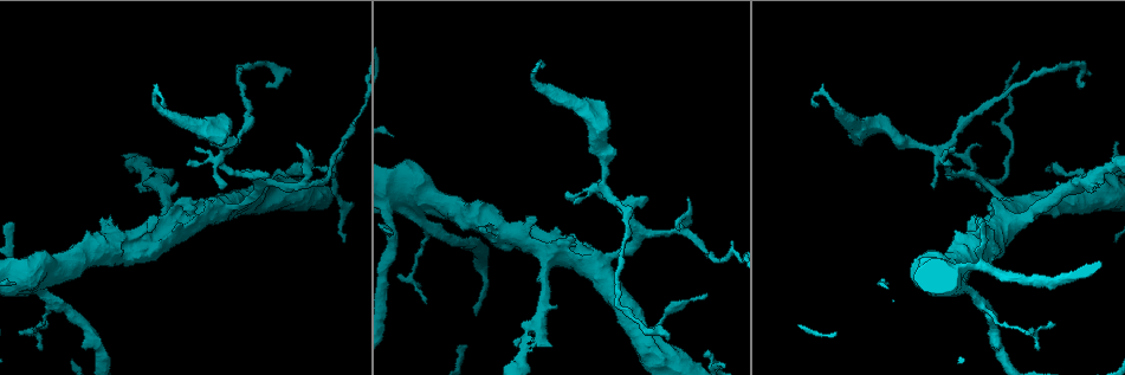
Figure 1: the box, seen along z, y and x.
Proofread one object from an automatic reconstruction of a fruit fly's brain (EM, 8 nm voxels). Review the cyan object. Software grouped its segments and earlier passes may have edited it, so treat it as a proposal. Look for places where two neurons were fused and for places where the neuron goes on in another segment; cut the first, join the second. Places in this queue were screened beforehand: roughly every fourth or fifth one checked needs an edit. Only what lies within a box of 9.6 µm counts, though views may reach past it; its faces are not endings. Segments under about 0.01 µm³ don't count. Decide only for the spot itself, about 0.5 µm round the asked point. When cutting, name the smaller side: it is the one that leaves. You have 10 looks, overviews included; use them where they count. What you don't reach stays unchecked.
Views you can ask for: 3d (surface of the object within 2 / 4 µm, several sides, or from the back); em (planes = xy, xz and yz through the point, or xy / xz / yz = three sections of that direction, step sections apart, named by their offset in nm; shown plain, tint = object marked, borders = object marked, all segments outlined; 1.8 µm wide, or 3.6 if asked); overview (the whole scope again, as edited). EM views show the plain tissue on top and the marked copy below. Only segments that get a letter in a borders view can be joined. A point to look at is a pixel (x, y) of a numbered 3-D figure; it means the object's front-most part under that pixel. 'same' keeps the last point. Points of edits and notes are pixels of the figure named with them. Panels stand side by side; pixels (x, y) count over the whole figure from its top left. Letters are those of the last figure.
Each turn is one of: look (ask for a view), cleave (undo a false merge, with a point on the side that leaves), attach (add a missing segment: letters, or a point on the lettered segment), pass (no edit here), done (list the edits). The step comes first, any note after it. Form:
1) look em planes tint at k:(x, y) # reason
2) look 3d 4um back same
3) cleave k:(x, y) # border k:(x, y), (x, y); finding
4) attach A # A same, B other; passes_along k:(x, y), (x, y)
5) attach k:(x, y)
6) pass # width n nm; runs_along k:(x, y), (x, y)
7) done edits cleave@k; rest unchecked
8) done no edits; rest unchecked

look 3d 2um at 1:(302, 185)

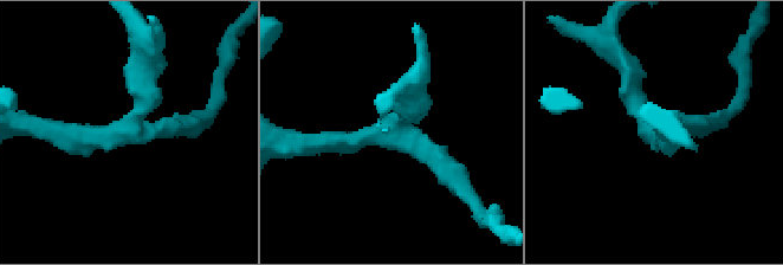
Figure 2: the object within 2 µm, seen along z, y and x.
look em yz step 16 borders at 2:(652, 134) # arms 3; arm_widths 170, 200, 200 nm; shape alone is not enough

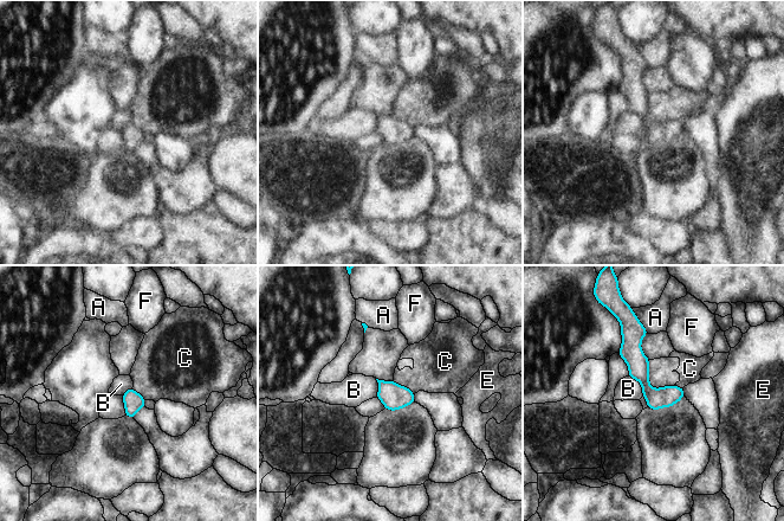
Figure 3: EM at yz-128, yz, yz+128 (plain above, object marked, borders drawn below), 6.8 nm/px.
look em planes borders same # another direction

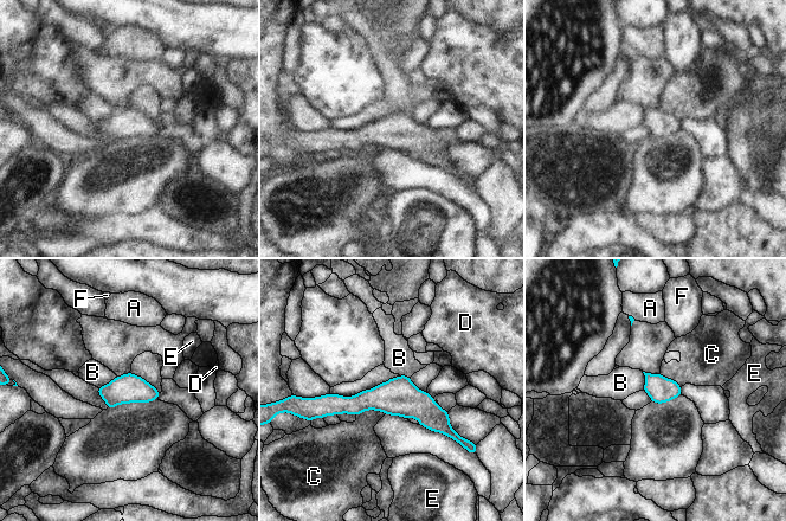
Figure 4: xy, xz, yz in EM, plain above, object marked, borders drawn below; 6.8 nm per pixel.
pass # A other, B other, C other, D other, E other, F other; one neuron here

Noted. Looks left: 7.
look 3d 2um at 1:(1046, 170)

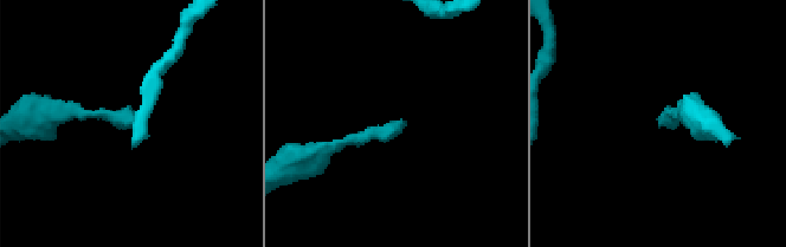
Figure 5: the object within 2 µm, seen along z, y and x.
look em planes borders at 5:(658, 126)

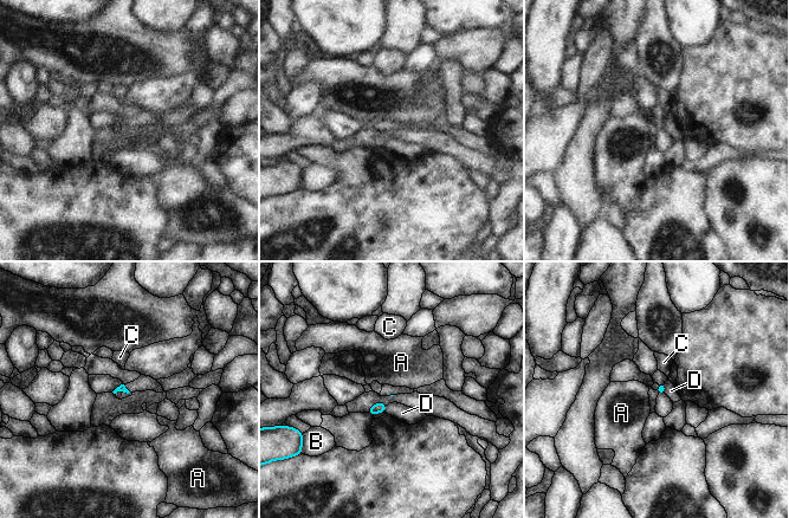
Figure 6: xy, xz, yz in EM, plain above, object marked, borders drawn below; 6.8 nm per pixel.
pass # A other, B other, C other, D other; border 6:(664, 383), (665, 393); no lettered segment goes on from it

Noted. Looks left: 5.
look em planes tint at 1:(165, 106) # free end

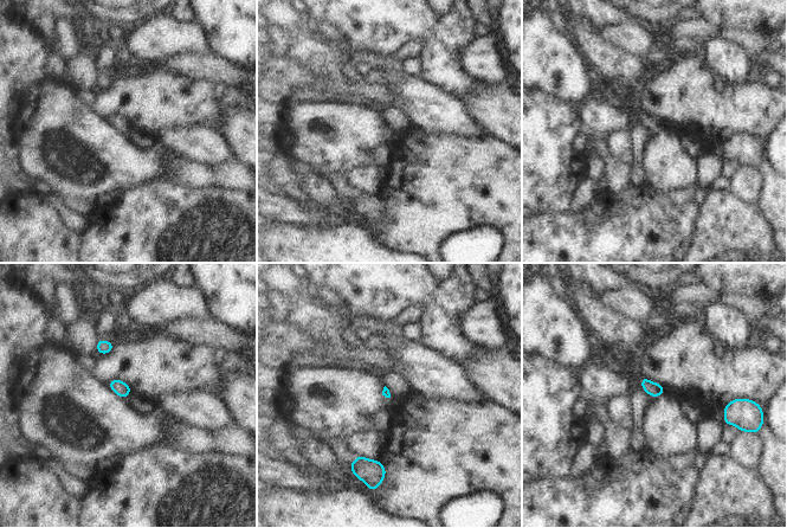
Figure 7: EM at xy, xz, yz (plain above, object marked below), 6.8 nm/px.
look em planes borders same # see the neighbours

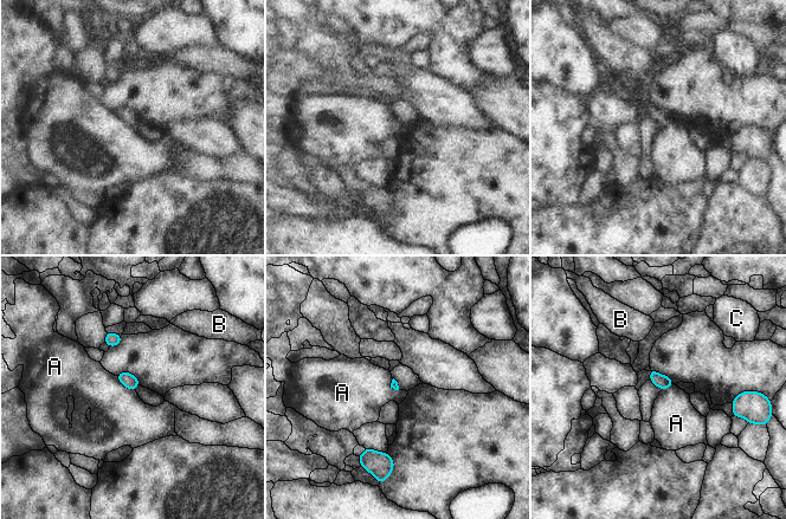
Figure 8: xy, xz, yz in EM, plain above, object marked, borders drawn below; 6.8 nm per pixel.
pass # A other, B other, C other; border 8:(392, 378), (391, 387), (399, 393); no lettered segment goes on from it

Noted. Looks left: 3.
look 3d 4um at 1:(980, 265) # sudden change in width

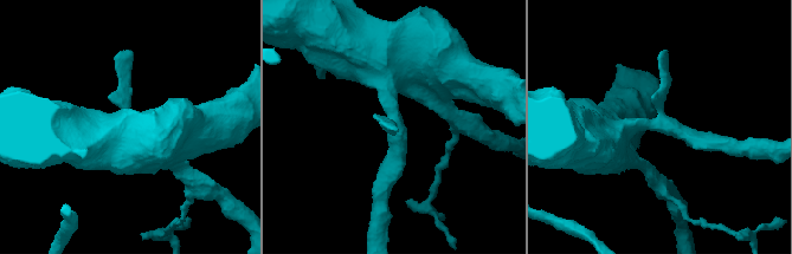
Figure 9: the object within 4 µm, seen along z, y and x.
look em 3.6um xy step 8 borders at 9:(396, 124) # arms 3

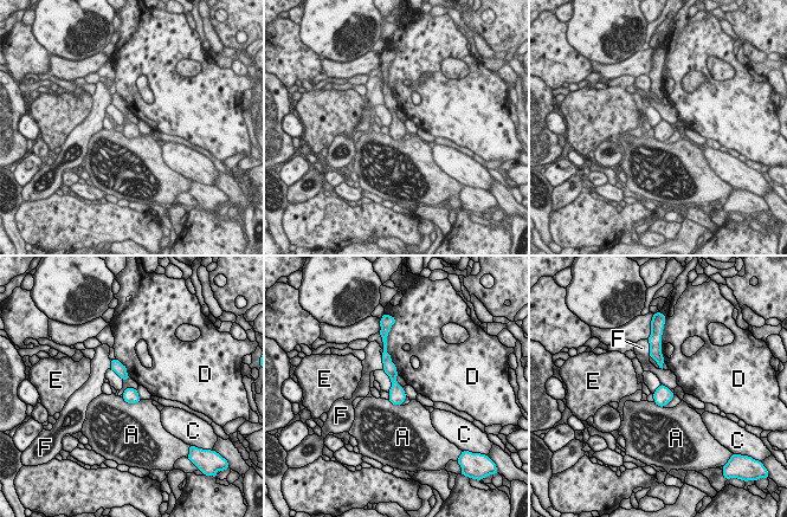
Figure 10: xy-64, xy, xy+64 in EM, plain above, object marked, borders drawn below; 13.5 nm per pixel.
look em 3.6um planes borders same

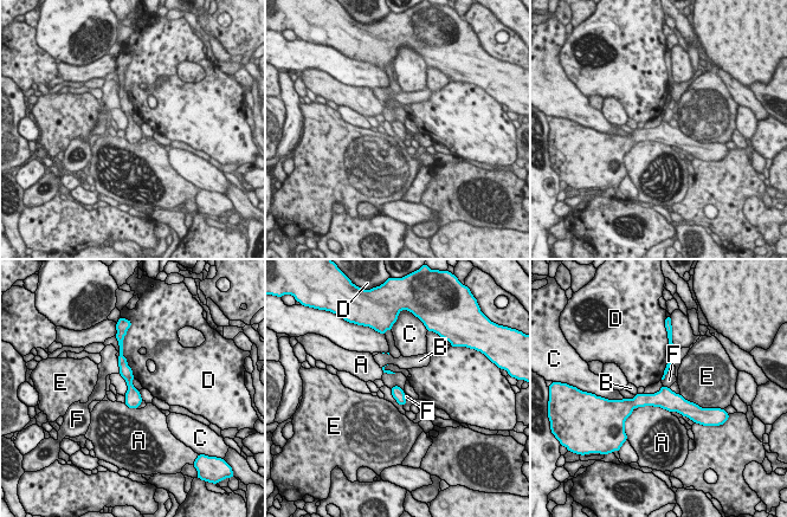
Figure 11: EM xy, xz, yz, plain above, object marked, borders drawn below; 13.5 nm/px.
pass # width 160 nm; longest_contact A 460 nm; A other, B other, C other, D other, E other, F other; continuous, no second neuron

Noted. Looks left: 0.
done no edits; rest unchecked

